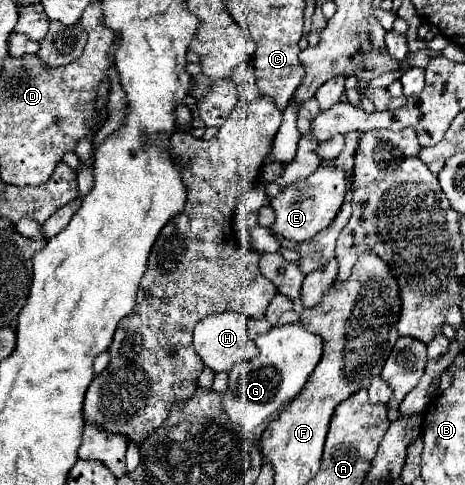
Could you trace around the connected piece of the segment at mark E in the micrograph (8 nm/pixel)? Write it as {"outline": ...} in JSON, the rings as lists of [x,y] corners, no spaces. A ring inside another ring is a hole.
{"outline":[[[332,165],[318,167],[306,181],[296,181],[288,187],[284,187],[272,201],[270,207],[274,207],[276,221],[272,223],[272,233],[280,235],[290,241],[306,241],[326,229],[332,219],[340,213],[340,207],[344,203],[346,195],[346,173],[344,169]]]}

